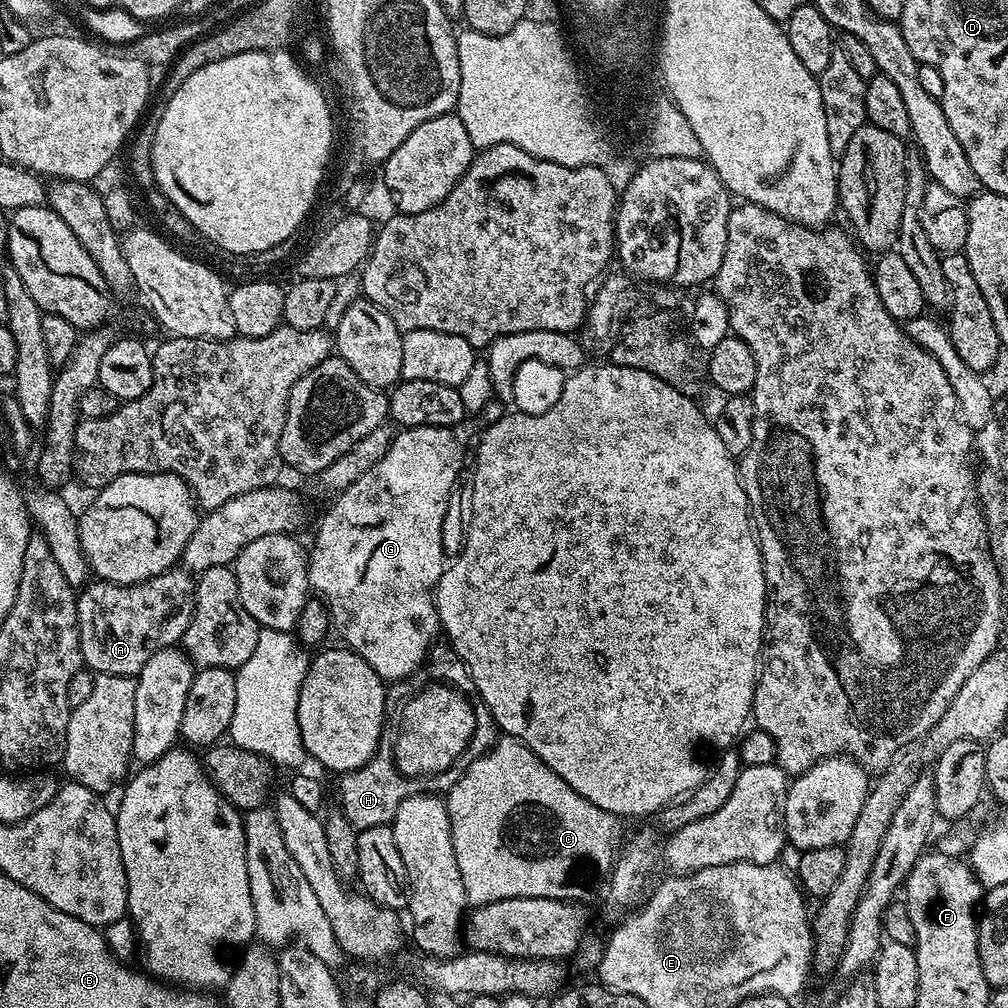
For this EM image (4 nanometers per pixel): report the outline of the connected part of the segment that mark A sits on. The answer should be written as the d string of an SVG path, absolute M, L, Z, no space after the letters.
M176 566L140 584L109 584L102 579L97 579L95 583L89 583L83 589L85 592L81 591L76 597L80 649L85 669L105 676L135 678L139 676L142 666L146 666L146 662L150 662L150 658L160 648L171 648L183 641L184 631L192 621L192 605L196 594L196 581L191 571Z

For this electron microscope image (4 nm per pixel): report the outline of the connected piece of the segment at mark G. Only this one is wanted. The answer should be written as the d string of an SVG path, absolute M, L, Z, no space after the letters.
M418 426L417 428L405 428L397 431L392 438L392 444L388 453L366 470L354 486L350 486L345 492L340 493L331 501L328 513L320 520L316 528L316 545L308 552L308 586L309 589L323 602L328 610L328 619L331 627L341 636L343 643L357 652L386 682L392 680L404 680L411 672L420 668L420 663L427 661L430 656L430 649L441 631L440 620L436 616L436 587L442 578L446 567L444 560L444 515L448 512L448 499L452 496L452 487L460 476L460 463L464 460L464 448L456 441L457 433L451 428L435 428L434 426Z

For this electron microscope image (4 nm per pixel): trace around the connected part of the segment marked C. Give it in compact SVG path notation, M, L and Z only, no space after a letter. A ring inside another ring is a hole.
M501 735L495 746L471 761L461 771L456 779L456 784L446 794L446 803L448 805L448 814L450 816L450 830L452 831L452 841L454 842L454 854L458 858L458 870L462 870L462 882L466 886L469 905L479 906L498 902L502 898L554 898L555 900L570 900L573 902L587 901L587 896L596 888L596 883L603 881L611 873L612 865L618 855L616 848L616 824L618 817L594 806L594 802L586 802L578 790L566 786L542 758L535 756L532 751L520 740L515 740L513 736Z

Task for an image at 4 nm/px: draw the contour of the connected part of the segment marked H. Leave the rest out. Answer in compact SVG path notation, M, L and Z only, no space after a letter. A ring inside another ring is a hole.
M381 742L376 747L376 752L358 770L350 770L339 777L340 780L340 804L339 811L344 813L345 818L353 828L363 830L391 825L394 814L398 814L398 806L406 802L406 798L416 795L418 791L417 781L410 776L403 776L392 757L392 744Z

